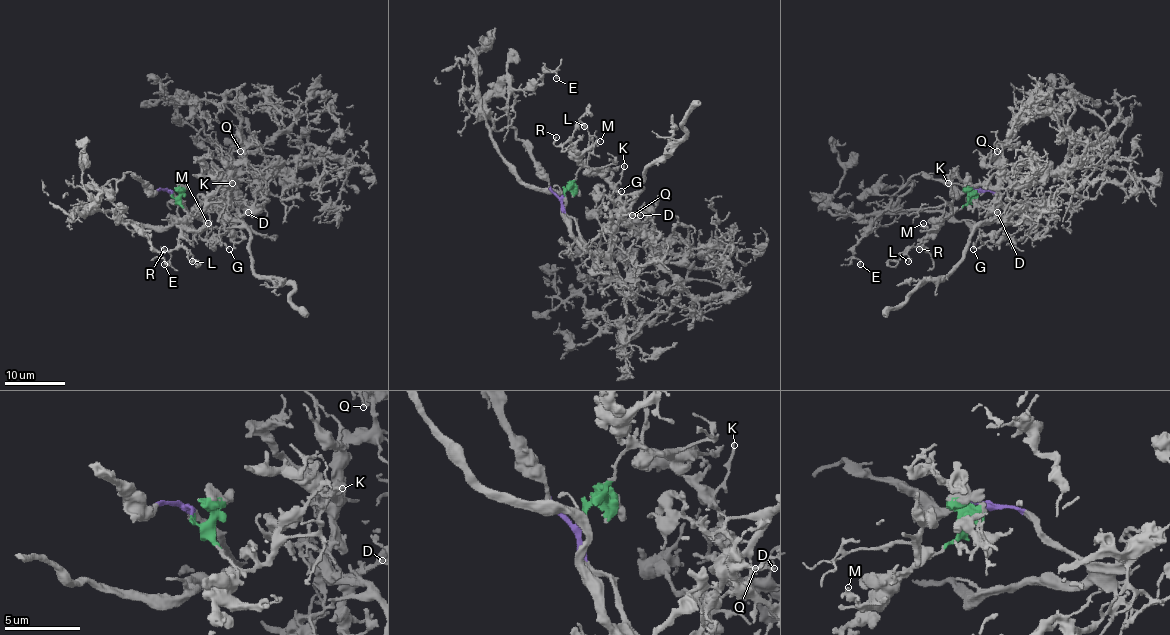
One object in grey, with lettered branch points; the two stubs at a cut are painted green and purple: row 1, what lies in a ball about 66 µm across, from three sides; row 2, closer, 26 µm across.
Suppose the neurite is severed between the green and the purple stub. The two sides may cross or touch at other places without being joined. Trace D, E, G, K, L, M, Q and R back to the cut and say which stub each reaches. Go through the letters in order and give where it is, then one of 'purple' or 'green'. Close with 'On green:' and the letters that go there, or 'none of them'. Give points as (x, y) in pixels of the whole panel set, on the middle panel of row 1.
D: place (640, 215); purple
E: place (556, 78); purple
G: place (621, 191); purple
K: place (624, 166); purple
L: place (584, 126); green
M: place (600, 141); green
Q: place (632, 215); purple
R: place (556, 137); green
On green: L, M, R

